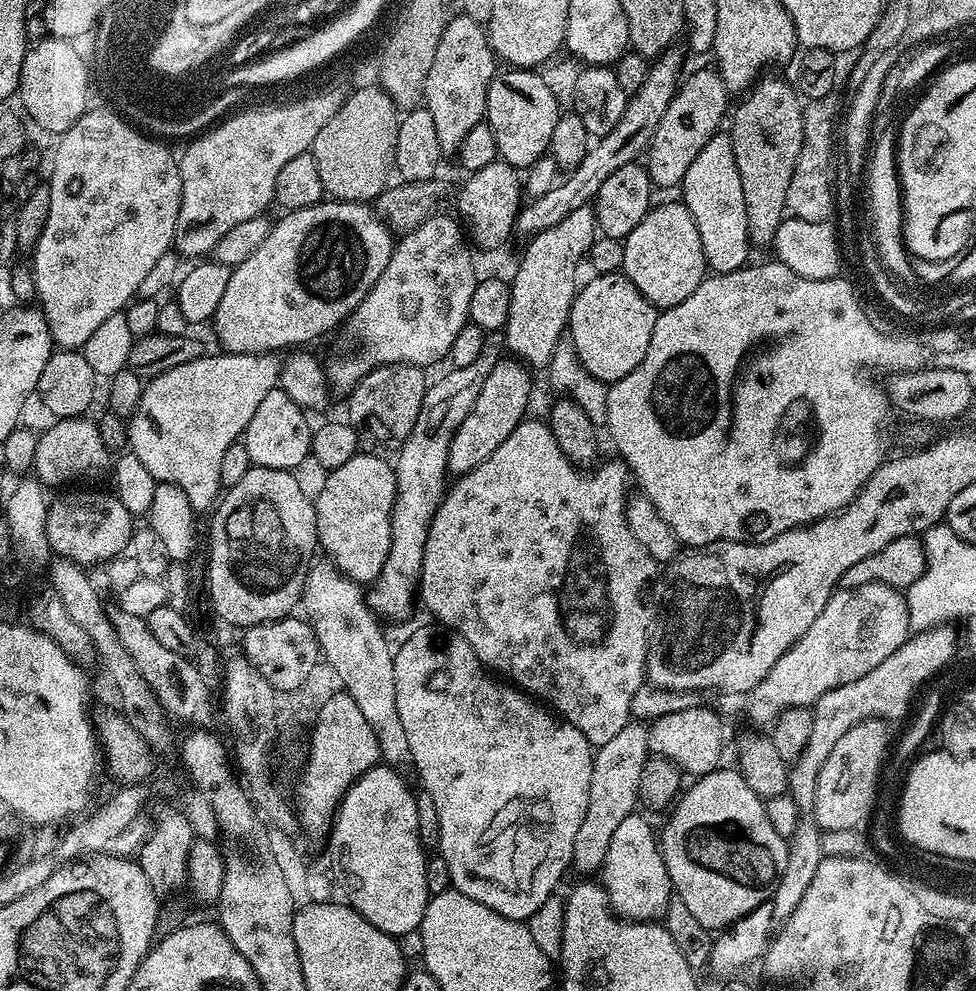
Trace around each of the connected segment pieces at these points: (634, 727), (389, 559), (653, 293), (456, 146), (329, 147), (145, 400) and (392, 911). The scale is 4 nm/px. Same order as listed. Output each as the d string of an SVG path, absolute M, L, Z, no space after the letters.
M640 722L622 726L610 742L595 749L590 770L590 799L586 802L582 826L574 838L572 868L575 871L599 873L603 869L606 850L610 850L610 841L614 839L614 830L618 830L618 822L637 811L642 766L646 766L649 755L648 728Z
M487 333L482 354L478 354L476 361L470 362L470 366L449 367L445 376L429 383L422 398L422 410L418 410L418 419L414 422L414 430L410 430L408 437L398 446L397 452L400 453L394 459L396 501L392 507L390 554L386 554L386 562L378 578L371 581L366 592L368 605L381 617L404 620L412 612L412 600L414 604L414 593L420 583L420 567L422 554L426 550L428 528L446 491L444 476L449 475L450 442L458 426L466 422L466 414L470 414L474 402L478 402L478 394L482 394L482 382L486 382L490 370L494 370L501 358L501 333Z
M682 202L659 204L648 209L646 218L642 218L622 242L622 271L657 310L663 310L678 306L678 302L686 302L686 298L698 290L706 275L706 265L702 238L698 238L698 226L694 226L688 207Z
M463 14L453 15L442 30L434 62L430 62L422 101L423 107L428 108L434 117L441 153L459 153L462 138L485 119L488 83L497 71L498 60L489 44L485 25Z
M364 91L351 99L343 99L334 118L330 118L330 122L326 122L322 130L318 130L318 138L314 138L310 149L314 162L318 162L318 175L322 178L325 193L333 200L359 204L375 201L376 197L384 193L384 189L390 184L388 175L393 175L394 172L399 125L400 116L393 112L387 97L381 96L380 92Z
M230 352L211 356L205 354L190 362L182 362L182 366L174 366L174 370L166 370L162 374L151 377L144 385L144 393L127 421L128 445L136 455L138 462L154 474L157 482L177 484L186 494L193 513L211 513L215 509L221 495L220 484L222 456L231 444L243 437L246 426L250 426L250 418L254 418L254 410L258 410L262 398L270 394L280 383L281 357L276 354L259 352L251 356L245 352Z
M383 762L374 768L367 768L346 790L336 819L332 821L330 837L332 836L332 852L336 861L332 868L335 883L344 891L343 899L366 918L378 930L397 938L404 938L407 932L415 933L419 929L424 911L430 899L427 888L426 849L420 845L418 838L418 806L416 792L408 789L408 784L399 776L395 767Z

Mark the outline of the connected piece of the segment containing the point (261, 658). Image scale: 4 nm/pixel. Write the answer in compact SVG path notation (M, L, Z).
M296 614L283 616L281 620L255 624L253 628L243 629L242 636L246 658L258 668L270 686L276 687L278 691L292 691L300 686L309 677L314 664L322 659L320 643L316 641L311 624Z

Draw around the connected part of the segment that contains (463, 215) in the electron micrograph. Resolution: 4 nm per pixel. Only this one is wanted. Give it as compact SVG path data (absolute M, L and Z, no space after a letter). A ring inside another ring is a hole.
M495 160L466 179L458 194L457 215L475 247L494 250L504 245L515 231L517 214L524 200L521 175L508 163Z

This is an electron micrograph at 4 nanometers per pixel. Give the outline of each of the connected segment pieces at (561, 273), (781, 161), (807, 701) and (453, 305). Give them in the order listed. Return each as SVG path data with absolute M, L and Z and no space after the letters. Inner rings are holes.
M583 204L578 210L566 214L558 226L542 230L531 237L520 256L516 273L510 276L510 314L504 327L504 344L513 357L525 365L545 367L568 325L569 311L578 291L576 271L580 260L587 257L593 242L598 239L596 209Z
M764 74L743 97L744 101L731 113L732 149L742 178L742 194L746 197L748 239L753 245L775 241L778 226L786 219L786 190L794 178L794 166L802 150L804 110L801 97L783 75Z
M885 584L840 588L822 606L822 614L814 618L810 630L747 693L749 718L756 724L771 726L787 708L811 709L822 694L870 674L874 666L901 648L909 635L908 601L903 591Z
M437 214L427 219L412 232L405 233L392 249L390 262L377 282L362 298L362 302L346 321L346 329L356 339L357 348L345 356L336 356L327 361L326 373L329 385L341 394L351 392L370 370L380 368L384 364L418 364L429 366L435 360L444 360L450 346L454 346L454 338L458 338L458 330L469 323L468 311L470 298L474 294L474 286L478 273L470 252L471 247L461 223L455 217Z

